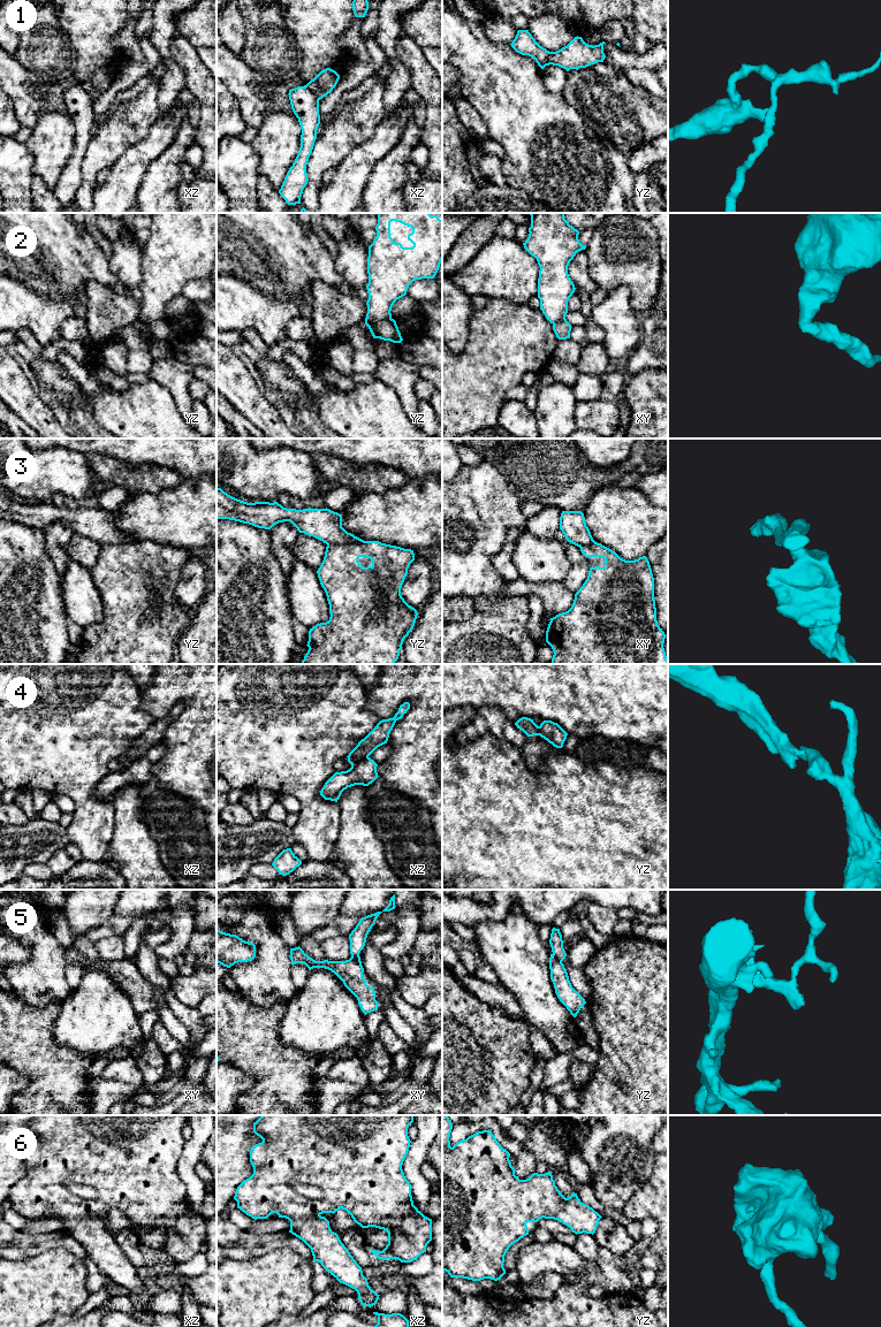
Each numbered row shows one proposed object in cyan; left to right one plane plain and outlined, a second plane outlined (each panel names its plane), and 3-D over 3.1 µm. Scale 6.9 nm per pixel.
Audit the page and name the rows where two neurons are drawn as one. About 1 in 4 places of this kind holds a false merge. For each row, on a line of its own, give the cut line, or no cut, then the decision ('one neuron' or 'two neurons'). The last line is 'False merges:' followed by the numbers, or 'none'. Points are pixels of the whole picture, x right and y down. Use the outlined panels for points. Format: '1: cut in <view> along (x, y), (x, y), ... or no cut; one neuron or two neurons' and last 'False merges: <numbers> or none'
1: cut in xz along (305, 85), (319, 99); two neurons
2: cut in yz along (390, 318), (367, 326); two neurons
3: cut in yz along (363, 540), (327, 544); two neurons
4: cut in xz along (367, 756), (351, 765); two neurons
5: cut in yz along (552, 954), (561, 961); two neurons
6: no cut; one neuron
False merges: 1, 2, 3, 4, 5

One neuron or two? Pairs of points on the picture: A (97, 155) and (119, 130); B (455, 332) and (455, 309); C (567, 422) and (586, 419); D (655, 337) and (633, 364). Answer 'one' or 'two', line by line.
A: one
B: one
C: two
D: one

